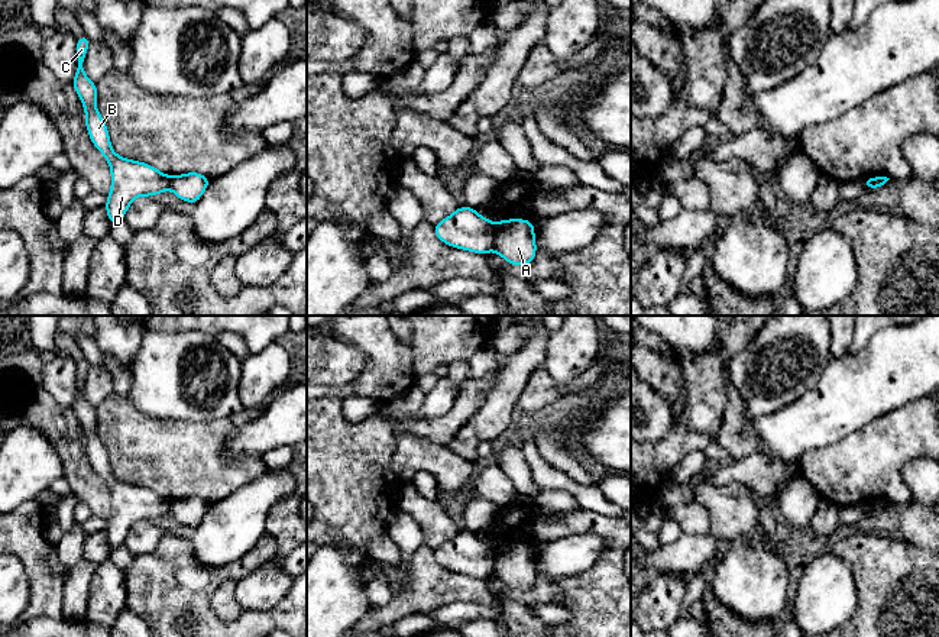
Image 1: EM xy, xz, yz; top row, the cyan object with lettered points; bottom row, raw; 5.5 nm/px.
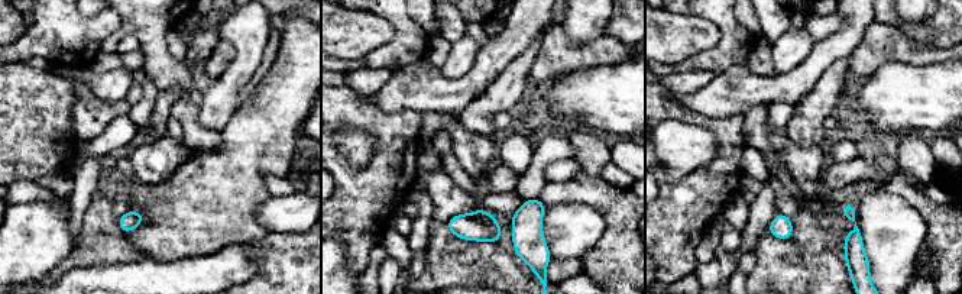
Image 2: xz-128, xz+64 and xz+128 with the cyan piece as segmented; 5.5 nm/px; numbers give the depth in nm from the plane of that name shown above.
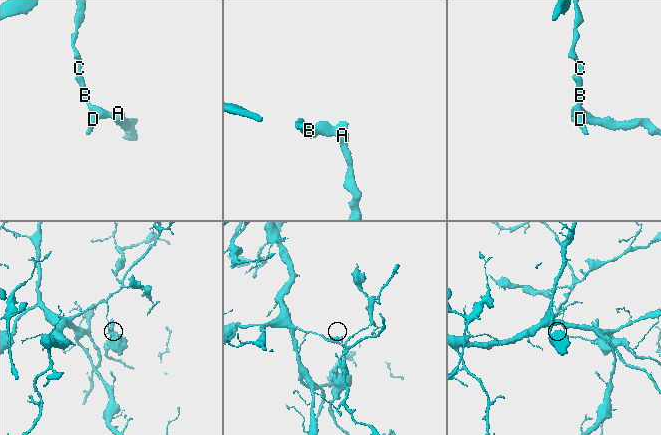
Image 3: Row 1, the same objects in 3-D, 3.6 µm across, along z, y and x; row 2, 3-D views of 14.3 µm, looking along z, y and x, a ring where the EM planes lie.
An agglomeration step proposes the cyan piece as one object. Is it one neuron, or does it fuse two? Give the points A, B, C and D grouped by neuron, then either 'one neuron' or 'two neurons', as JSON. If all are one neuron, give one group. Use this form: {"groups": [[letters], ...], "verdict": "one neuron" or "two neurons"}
{"groups": [["A"], ["B", "C", "D"]], "verdict": "two neurons"}

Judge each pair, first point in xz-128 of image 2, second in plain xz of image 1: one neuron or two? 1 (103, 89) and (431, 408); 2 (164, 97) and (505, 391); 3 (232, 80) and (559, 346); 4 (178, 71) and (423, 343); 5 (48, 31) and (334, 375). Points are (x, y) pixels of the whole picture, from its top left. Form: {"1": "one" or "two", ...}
{"1": "one", "2": "one", "3": "one", "4": "one", "5": "two"}

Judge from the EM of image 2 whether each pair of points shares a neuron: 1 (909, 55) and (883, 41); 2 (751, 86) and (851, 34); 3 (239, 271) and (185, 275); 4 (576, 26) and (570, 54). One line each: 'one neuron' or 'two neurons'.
1: one neuron
2: one neuron
3: one neuron
4: two neurons

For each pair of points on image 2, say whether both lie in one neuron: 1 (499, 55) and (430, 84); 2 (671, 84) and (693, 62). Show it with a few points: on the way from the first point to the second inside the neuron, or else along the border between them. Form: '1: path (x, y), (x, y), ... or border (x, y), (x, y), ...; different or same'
1: path (482, 73), (467, 87), (447, 87); same
2: border (715, 74), (709, 71), (679, 71), (660, 77); different

